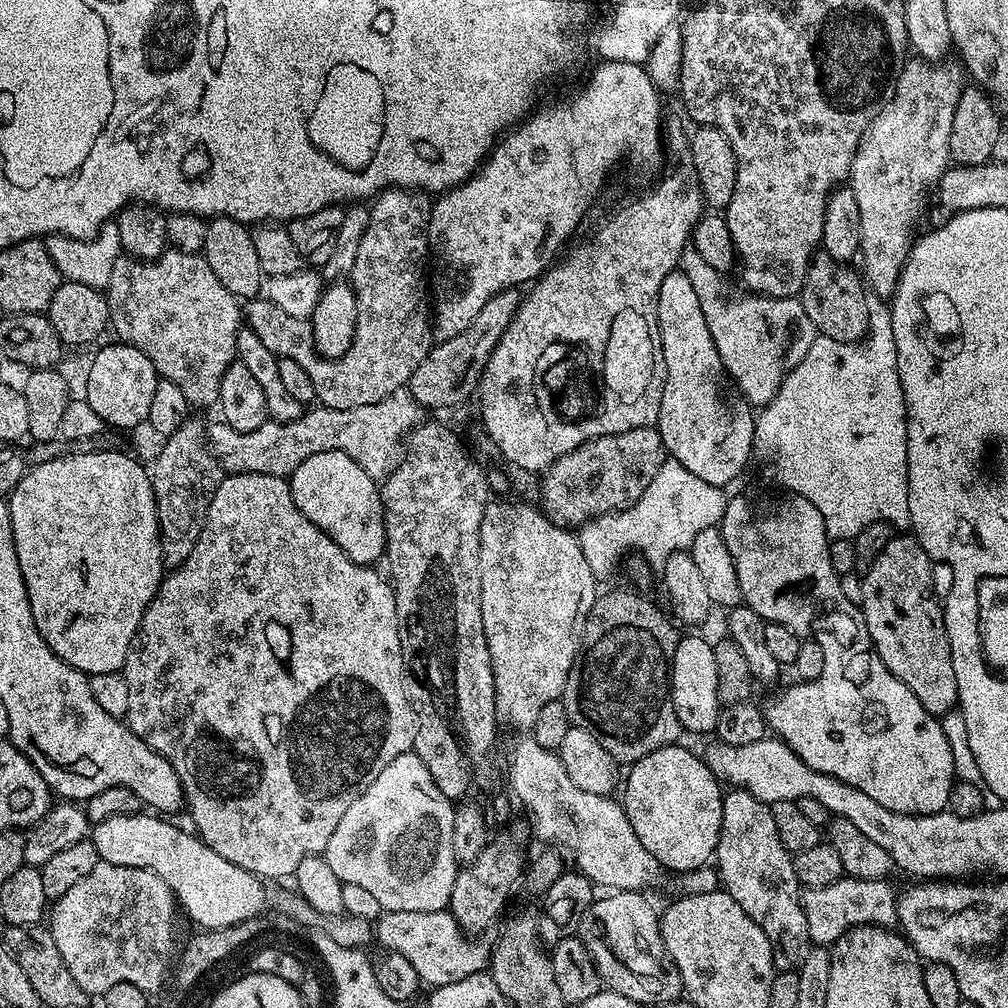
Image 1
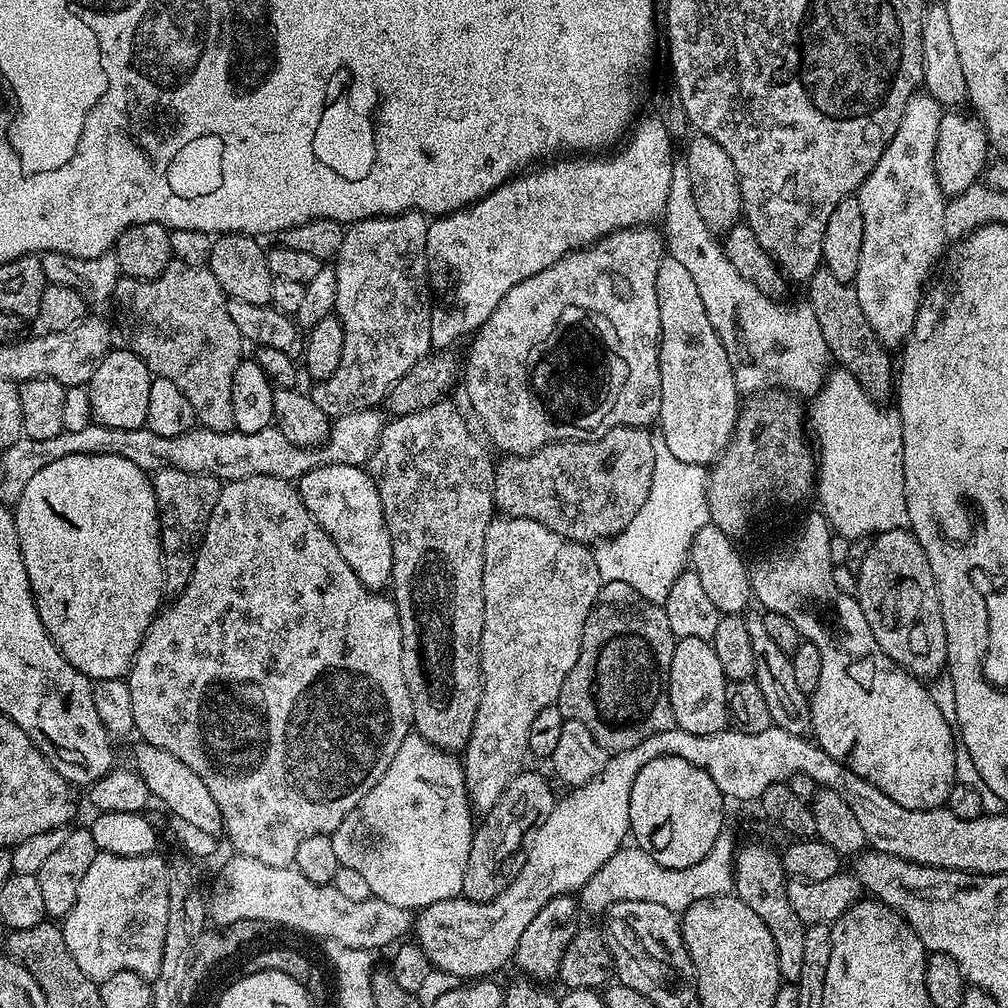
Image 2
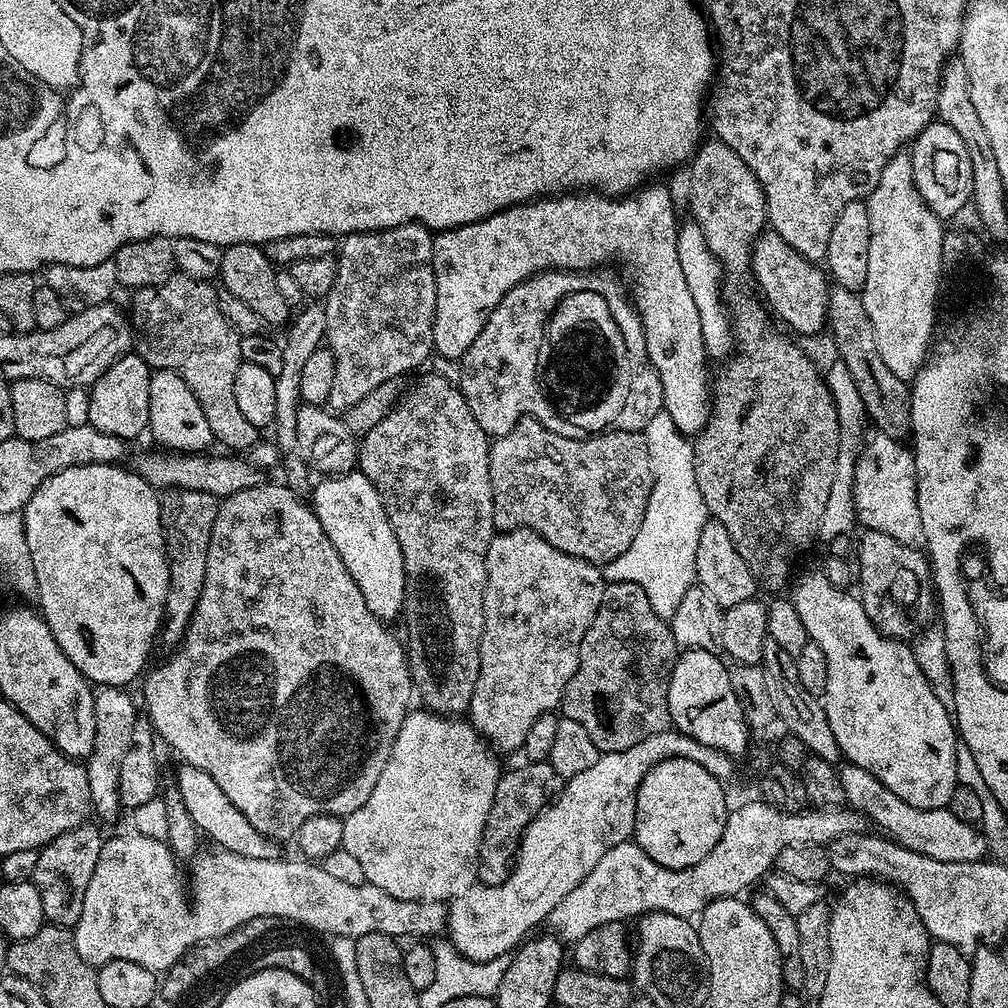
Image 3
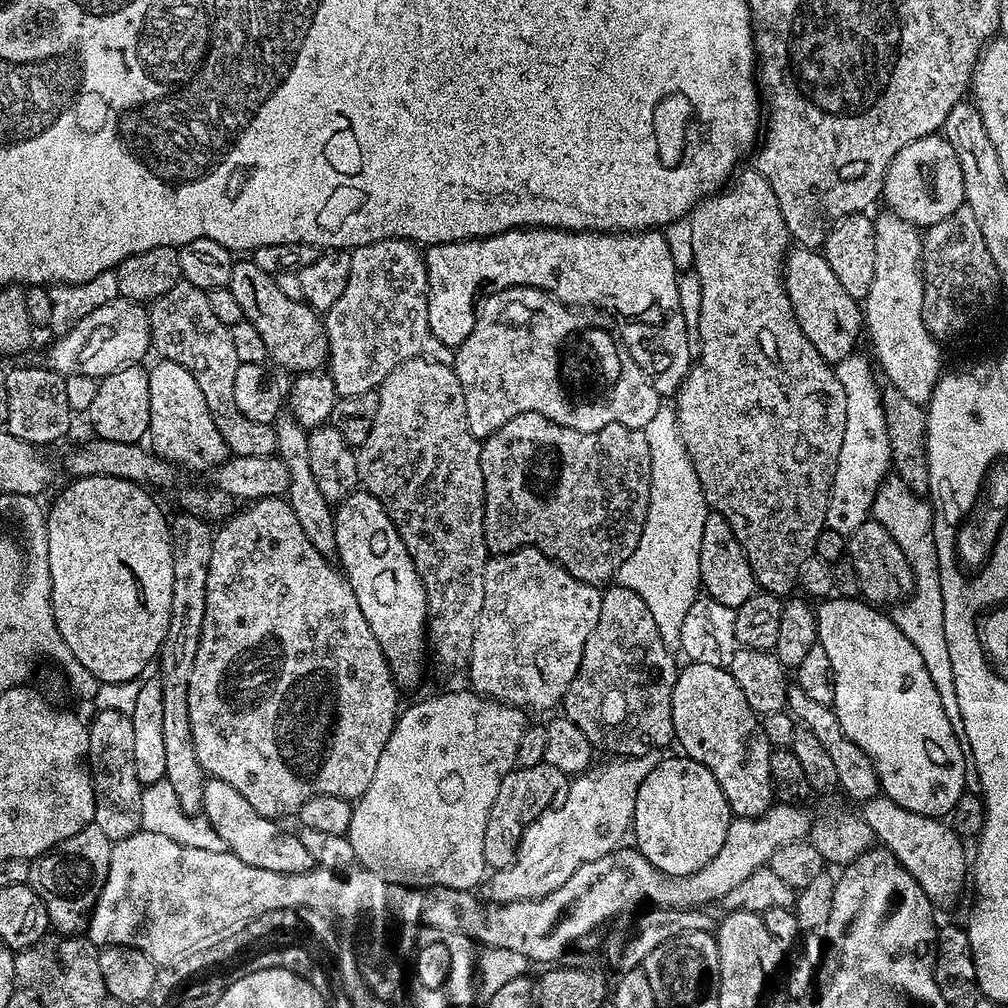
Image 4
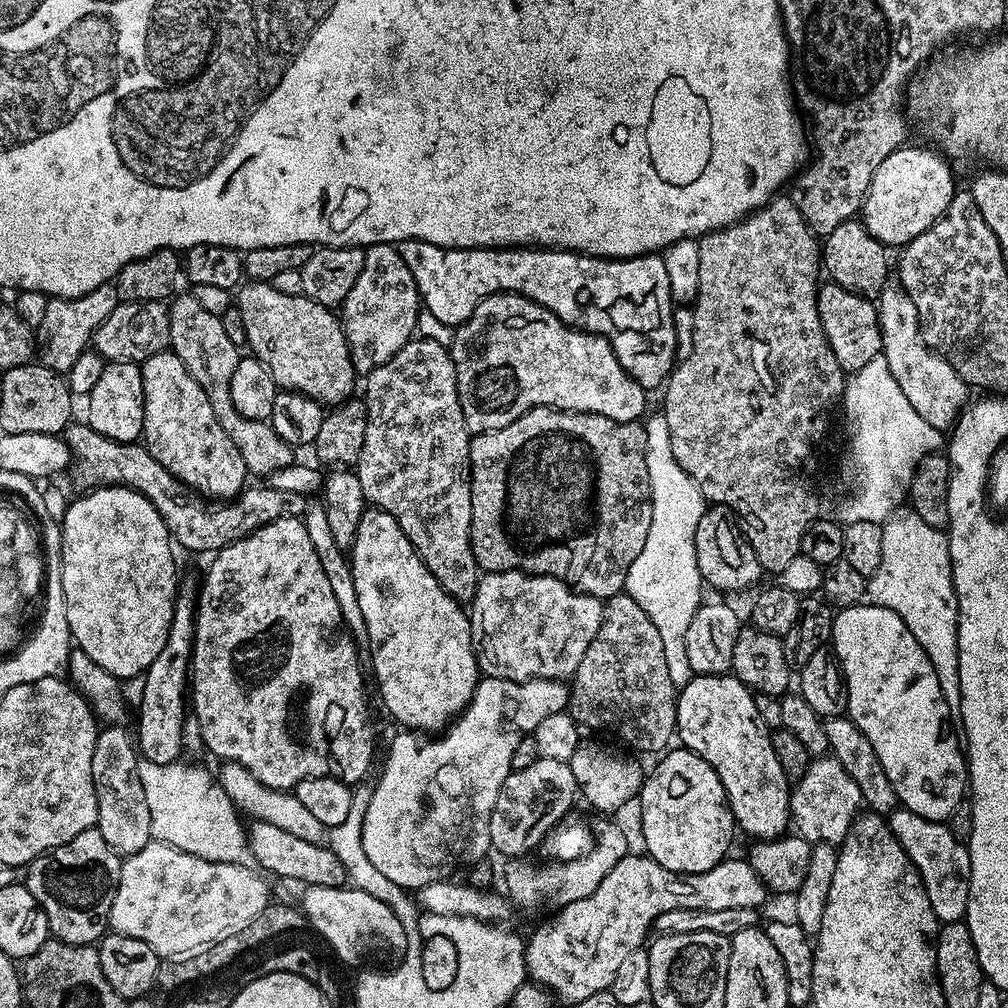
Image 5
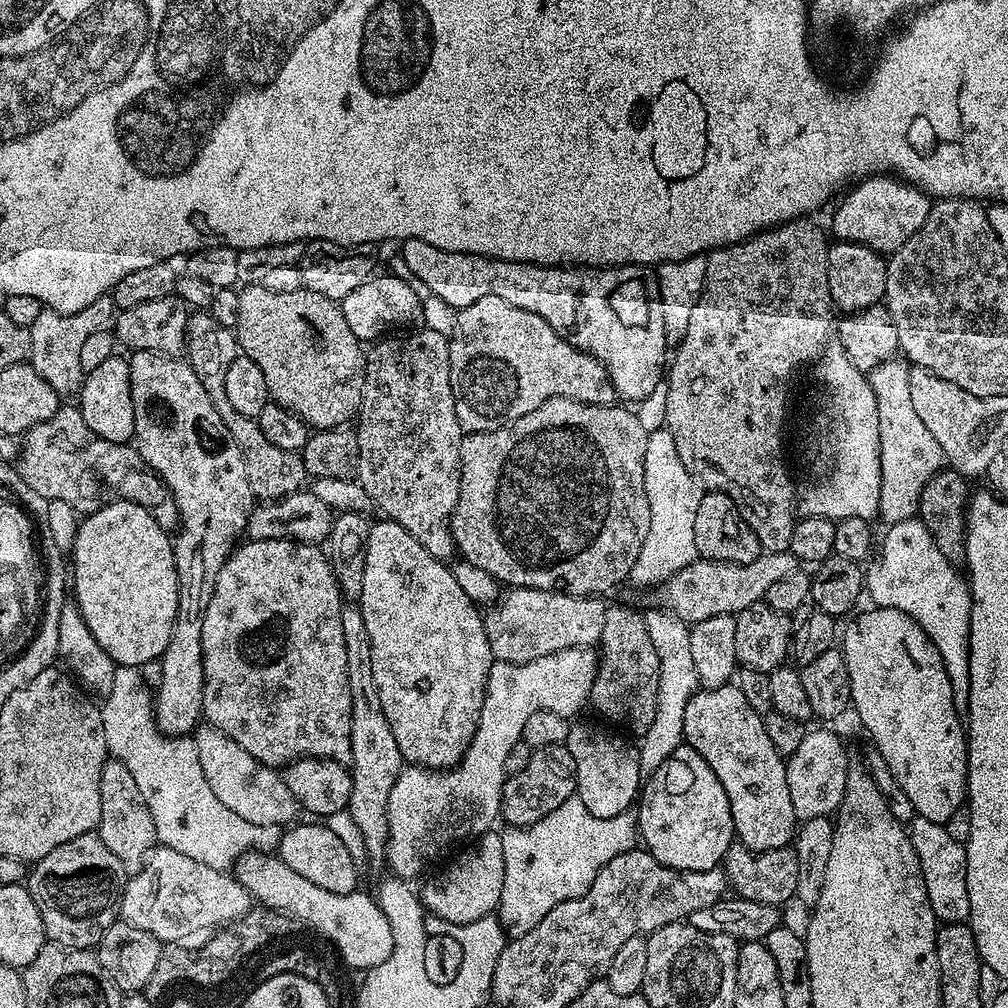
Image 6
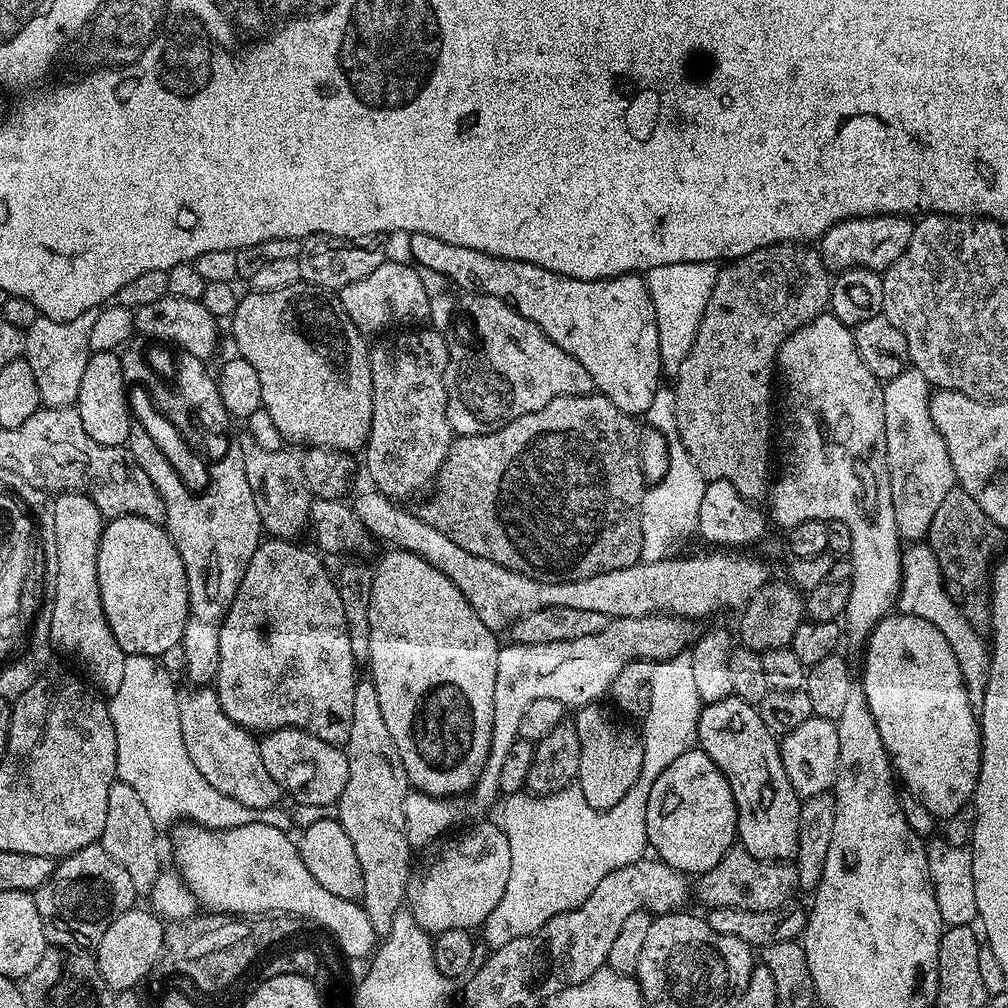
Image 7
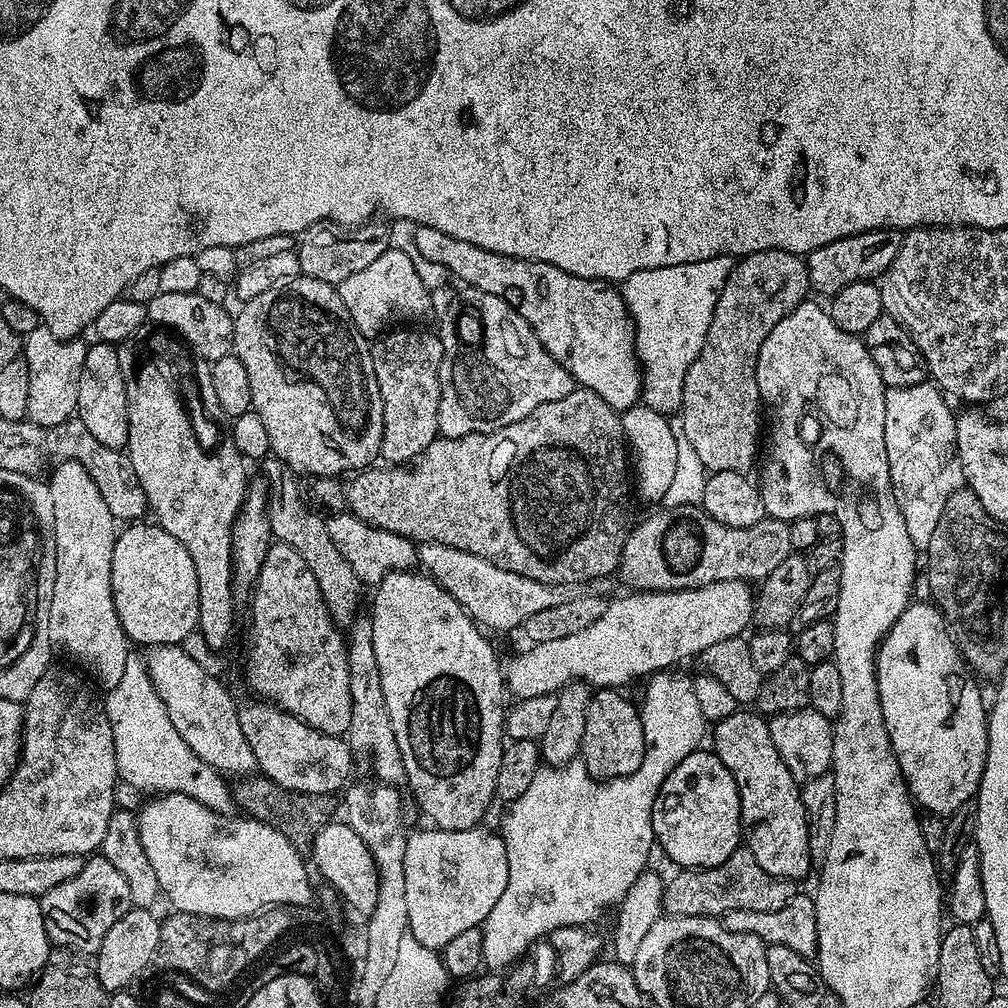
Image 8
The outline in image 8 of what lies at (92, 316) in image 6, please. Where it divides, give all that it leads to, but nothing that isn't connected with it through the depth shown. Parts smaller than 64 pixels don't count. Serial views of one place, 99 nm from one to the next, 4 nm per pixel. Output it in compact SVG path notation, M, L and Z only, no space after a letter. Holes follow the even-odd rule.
M46 327L35 328L22 340L22 358L30 370L30 398L27 400L27 419L33 424L49 428L76 416L78 382L86 362L88 344L80 338L60 340Z

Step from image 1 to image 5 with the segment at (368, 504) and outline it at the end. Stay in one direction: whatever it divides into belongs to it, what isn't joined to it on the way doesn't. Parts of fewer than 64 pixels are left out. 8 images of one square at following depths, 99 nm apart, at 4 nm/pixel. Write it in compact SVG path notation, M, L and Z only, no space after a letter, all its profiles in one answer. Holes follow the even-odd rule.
M369 507L362 514L362 522L358 522L358 534L350 549L350 563L354 578L354 590L358 594L358 606L362 610L362 618L366 618L367 651L372 652L372 672L376 675L376 688L380 691L380 700L384 703L385 710L400 723L399 727L404 730L419 730L421 733L428 732L424 734L436 734L447 729L448 725L463 712L474 694L476 685L482 679L478 649L472 638L472 621L465 605L442 587L438 578L434 578L434 574L430 574L430 570L414 550L410 538L406 538L406 534L402 534L402 526L398 526L398 522L394 522L394 518L380 508Z

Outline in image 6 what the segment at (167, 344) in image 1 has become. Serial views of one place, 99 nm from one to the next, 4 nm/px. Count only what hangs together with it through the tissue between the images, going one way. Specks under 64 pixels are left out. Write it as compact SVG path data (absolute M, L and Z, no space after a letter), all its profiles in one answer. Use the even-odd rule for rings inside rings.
M196 310L189 315L186 362L194 370L206 400L212 403L213 410L220 415L228 431L227 439L232 440L238 450L242 450L242 458L246 462L246 478L250 478L253 497L260 502L280 500L305 487L309 474L304 465L304 457L301 453L281 450L279 446L271 444L266 434L262 434L259 419L238 414L238 410L234 410L234 405L226 399L226 373L230 370L230 362L234 362L237 355L238 345L233 329L222 326L222 322L213 318L208 310Z

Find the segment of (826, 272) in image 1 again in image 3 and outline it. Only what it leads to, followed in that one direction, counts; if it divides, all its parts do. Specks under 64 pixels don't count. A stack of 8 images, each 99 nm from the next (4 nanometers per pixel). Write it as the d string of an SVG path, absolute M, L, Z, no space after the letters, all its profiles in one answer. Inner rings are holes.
M839 286L833 287L828 293L826 326L830 332L832 330L830 339L837 344L839 359L846 364L846 370L854 380L867 419L876 423L875 431L903 441L912 431L910 384L909 381L898 378L898 374L893 374L890 366L882 362L882 354L874 342L874 326L870 326L870 314L866 314L866 306L862 302L860 292L851 292Z

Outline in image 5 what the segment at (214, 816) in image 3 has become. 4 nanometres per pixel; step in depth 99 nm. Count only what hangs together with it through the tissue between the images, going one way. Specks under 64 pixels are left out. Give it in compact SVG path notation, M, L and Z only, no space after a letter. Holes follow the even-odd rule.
M261 820L255 821L247 833L252 859L265 873L273 872L284 880L301 880L304 886L313 888L338 888L348 880L337 855L324 844L302 842L302 838L294 838L294 834L286 834L286 830L278 830L278 826Z

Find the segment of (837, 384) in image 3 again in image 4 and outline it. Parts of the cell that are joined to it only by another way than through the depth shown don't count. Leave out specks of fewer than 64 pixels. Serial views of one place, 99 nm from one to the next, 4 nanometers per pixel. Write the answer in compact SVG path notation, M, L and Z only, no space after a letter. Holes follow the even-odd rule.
M852 353L834 366L846 393L846 438L842 438L842 450L838 450L838 466L834 470L824 527L838 530L846 538L870 519L876 492L889 475L892 462L882 390L876 382L871 359L860 355Z

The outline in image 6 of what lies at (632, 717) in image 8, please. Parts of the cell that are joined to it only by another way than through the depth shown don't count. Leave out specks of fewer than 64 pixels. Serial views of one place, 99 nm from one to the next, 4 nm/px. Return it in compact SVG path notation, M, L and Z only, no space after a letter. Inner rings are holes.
M569 723L566 747L574 758L576 796L594 814L594 818L614 818L629 811L642 791L640 750L635 743L627 744L592 724Z

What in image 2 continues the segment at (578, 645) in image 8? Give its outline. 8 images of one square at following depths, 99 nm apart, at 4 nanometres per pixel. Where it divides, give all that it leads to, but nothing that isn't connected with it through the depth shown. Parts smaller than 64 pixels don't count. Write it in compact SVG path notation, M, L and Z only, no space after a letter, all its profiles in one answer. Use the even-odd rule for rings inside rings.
M410 734L398 746L394 762L390 762L374 790L331 833L334 854L342 868L362 874L375 899L413 910L428 908L434 902L454 900L463 893L462 878L466 874L474 831L472 816L474 809L468 799L461 757L434 746L419 734Z

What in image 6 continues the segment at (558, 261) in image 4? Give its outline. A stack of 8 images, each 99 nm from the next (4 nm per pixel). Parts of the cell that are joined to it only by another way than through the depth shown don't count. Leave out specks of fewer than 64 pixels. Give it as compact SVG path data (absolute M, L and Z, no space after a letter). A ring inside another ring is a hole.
M418 238L403 241L399 248L405 266L452 310L470 306L470 302L483 296L497 296L510 302L510 306L518 306L518 310L530 310L530 314L538 314L538 318L550 322L554 334L602 362L621 401L644 400L655 394L656 387L657 392L661 387L670 345L664 329L660 283L651 267L643 264L624 264L621 268L523 264L438 250L438 246L430 246L430 242Z

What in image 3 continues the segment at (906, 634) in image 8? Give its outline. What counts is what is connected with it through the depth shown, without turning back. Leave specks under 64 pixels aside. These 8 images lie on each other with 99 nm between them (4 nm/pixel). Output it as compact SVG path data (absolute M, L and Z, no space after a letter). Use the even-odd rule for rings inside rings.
M823 571L808 572L795 584L796 581L790 588L792 604L798 610L798 615L802 617L802 623L808 631L809 641L822 646L822 654L826 654L826 690L822 697L822 703L824 713L826 714L826 722L830 722L830 730L834 730L834 739L838 742L843 759L854 766L862 766L862 770L874 774L874 778L878 778L878 782L882 782L882 786L886 786L886 790L898 794L898 798L902 798L902 802L910 802L910 806L918 806L919 808L948 808L951 802L951 794L958 785L956 778L956 765L958 763L956 744L958 748L958 733L954 717L946 714L946 706L942 706L942 702L938 702L930 682L926 682L926 674L922 674L922 670L914 658L911 647L903 640L894 640L883 636L870 622L870 618L866 614L864 607L860 604L859 599L853 593L851 596L851 591L834 586L830 582L830 578L824 576Z

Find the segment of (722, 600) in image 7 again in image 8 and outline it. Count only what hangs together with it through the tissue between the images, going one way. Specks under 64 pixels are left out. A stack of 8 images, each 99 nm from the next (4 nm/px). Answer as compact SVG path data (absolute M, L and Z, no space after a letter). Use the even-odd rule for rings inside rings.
M438 542L419 545L418 564L468 611L477 625L493 628L496 632L519 629L526 618L539 614L541 610L550 610L550 606L562 606L562 602L570 602L570 598L578 595L575 584L534 582L534 578L502 570L502 566L494 566L494 562L478 558L478 554L466 554L466 550L454 550L454 546L442 546Z

